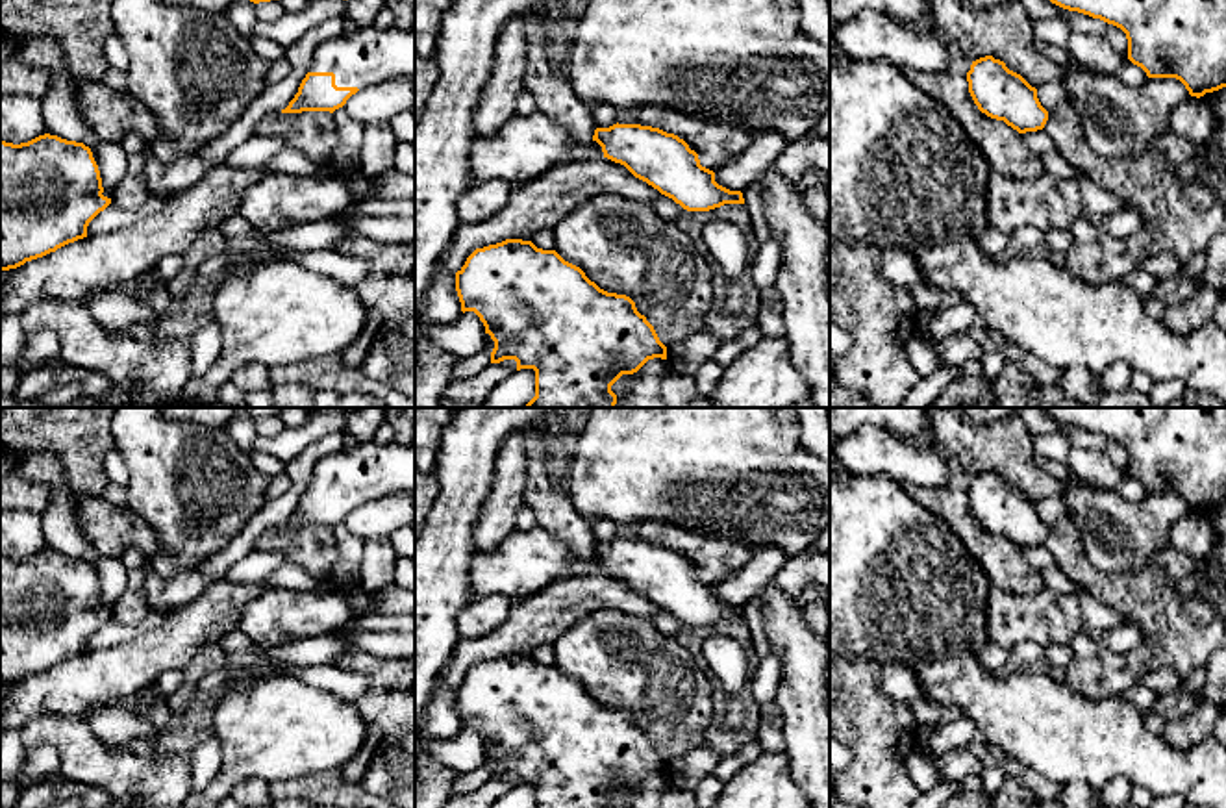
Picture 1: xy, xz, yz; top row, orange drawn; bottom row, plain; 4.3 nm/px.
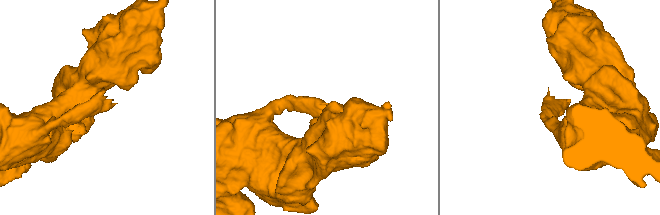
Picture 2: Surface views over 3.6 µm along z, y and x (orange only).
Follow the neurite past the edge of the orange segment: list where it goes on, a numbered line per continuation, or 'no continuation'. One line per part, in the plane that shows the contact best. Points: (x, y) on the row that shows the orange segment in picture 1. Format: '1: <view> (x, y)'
1: xy (365, 56)

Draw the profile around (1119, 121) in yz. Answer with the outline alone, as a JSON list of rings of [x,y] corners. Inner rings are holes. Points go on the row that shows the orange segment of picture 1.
[[[1083,67],[1061,82],[1085,141],[1100,158],[1141,158],[1170,124],[1172,109],[1191,95],[1176,78],[1124,85],[1115,74]]]

